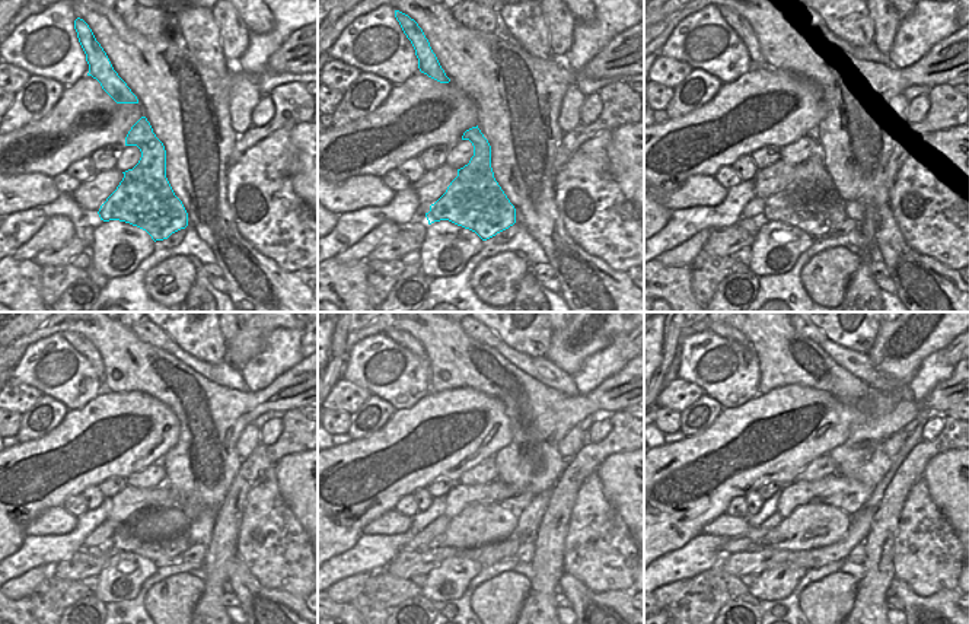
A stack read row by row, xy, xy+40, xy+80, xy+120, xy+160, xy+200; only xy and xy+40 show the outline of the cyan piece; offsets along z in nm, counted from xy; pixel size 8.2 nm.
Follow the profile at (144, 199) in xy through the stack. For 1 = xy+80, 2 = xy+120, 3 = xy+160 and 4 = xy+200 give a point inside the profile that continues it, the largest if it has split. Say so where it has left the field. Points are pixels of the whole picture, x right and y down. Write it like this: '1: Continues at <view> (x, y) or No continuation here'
1: Continues at xy+80 (809, 203)
2: Continues at xy+120 (161, 548)
3: Continues at xy+160 (471, 553)
4: Continues at xy+200 (813, 550).

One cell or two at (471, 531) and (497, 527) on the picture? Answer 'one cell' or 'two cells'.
one cell

